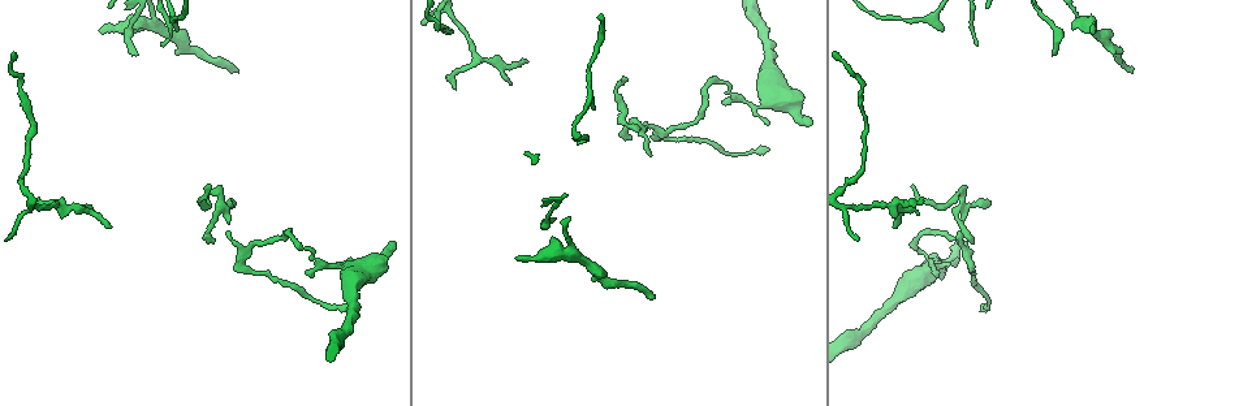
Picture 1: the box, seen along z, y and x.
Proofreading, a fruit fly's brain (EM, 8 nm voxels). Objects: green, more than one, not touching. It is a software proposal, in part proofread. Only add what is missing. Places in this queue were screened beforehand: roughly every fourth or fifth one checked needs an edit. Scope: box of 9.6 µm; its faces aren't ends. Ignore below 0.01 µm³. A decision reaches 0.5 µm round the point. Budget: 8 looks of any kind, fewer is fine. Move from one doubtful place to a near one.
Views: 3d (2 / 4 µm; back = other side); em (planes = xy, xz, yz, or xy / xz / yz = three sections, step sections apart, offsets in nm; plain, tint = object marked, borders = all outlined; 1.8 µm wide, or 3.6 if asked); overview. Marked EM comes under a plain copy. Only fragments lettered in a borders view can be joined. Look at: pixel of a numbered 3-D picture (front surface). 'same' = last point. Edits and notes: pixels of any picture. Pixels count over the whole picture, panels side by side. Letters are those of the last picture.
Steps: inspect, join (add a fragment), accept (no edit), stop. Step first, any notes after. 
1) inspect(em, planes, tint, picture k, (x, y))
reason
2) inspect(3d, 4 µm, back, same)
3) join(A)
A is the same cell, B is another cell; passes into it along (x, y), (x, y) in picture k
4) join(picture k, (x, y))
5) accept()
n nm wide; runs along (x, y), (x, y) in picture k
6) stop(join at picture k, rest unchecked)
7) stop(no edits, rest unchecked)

inspect(3d, 4 µm, picture 1, (454, 86))
an open end

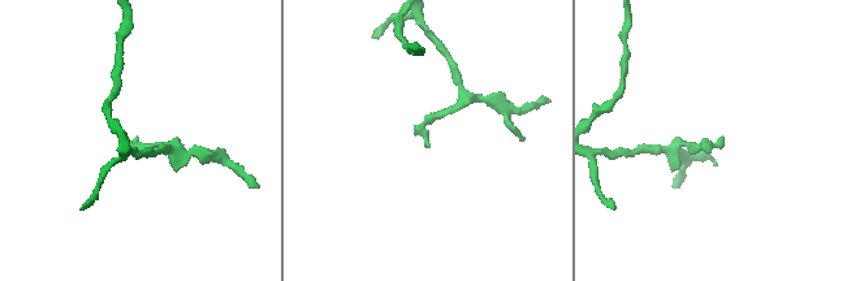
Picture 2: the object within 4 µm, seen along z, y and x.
inspect(em, xy, step 8, borders, picture 2, (723, 137))
now the EM

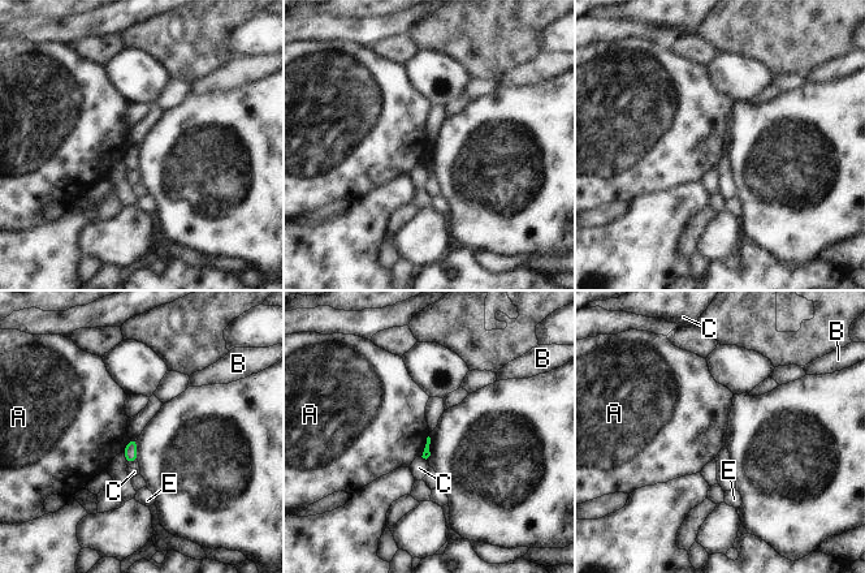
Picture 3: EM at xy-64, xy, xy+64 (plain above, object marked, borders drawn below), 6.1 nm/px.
inspect(em, yz, step 4, borders, same)

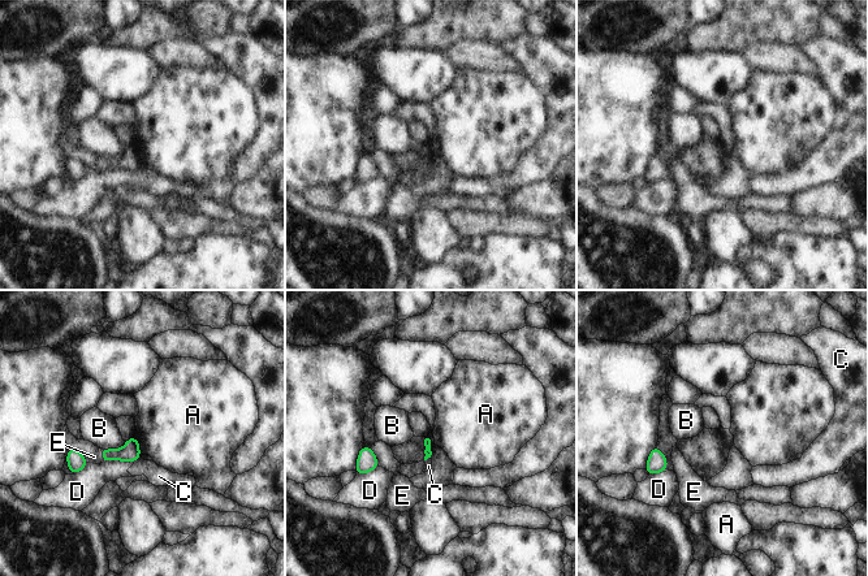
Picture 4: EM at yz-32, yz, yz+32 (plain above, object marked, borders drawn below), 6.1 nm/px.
accept()
A, B, C, D and E are other cells; border along (133, 436), (137, 438), (141, 455) in picture 4; no lettered fragment goes on from it

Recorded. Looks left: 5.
inspect(em, yz, step 16, tint, picture 1, (963, 204))
branch point

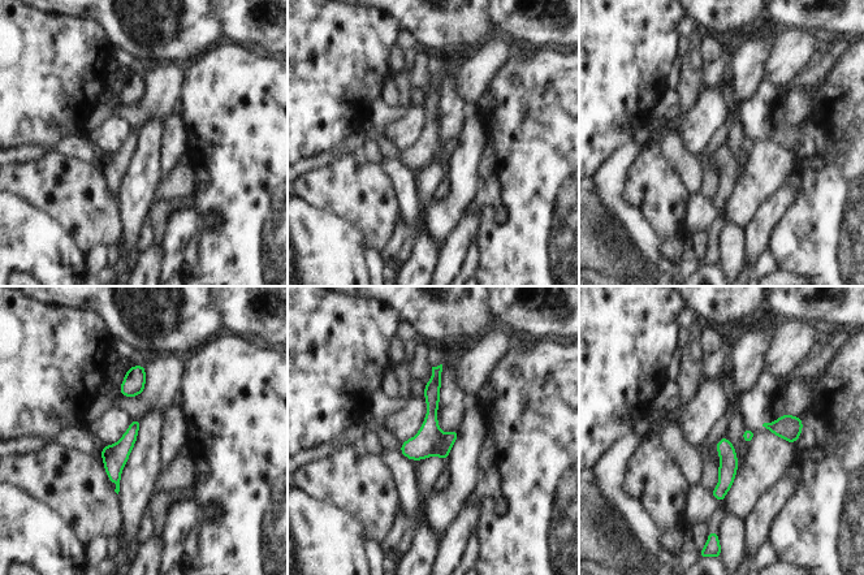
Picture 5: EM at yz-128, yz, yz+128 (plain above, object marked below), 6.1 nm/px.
inspect(em, xz, step 4, tint, same)
cut it another way

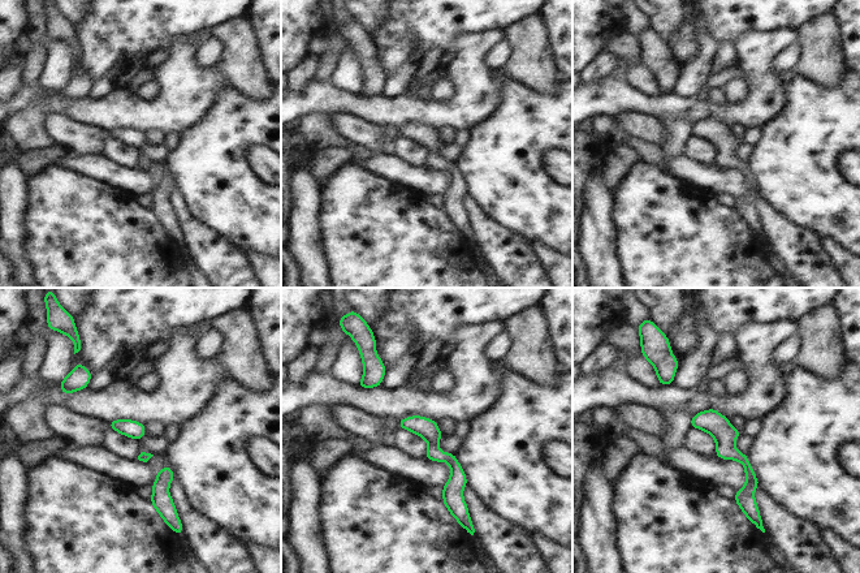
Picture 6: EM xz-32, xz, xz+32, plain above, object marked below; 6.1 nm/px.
inspect(em, xz, step 4, borders, same)

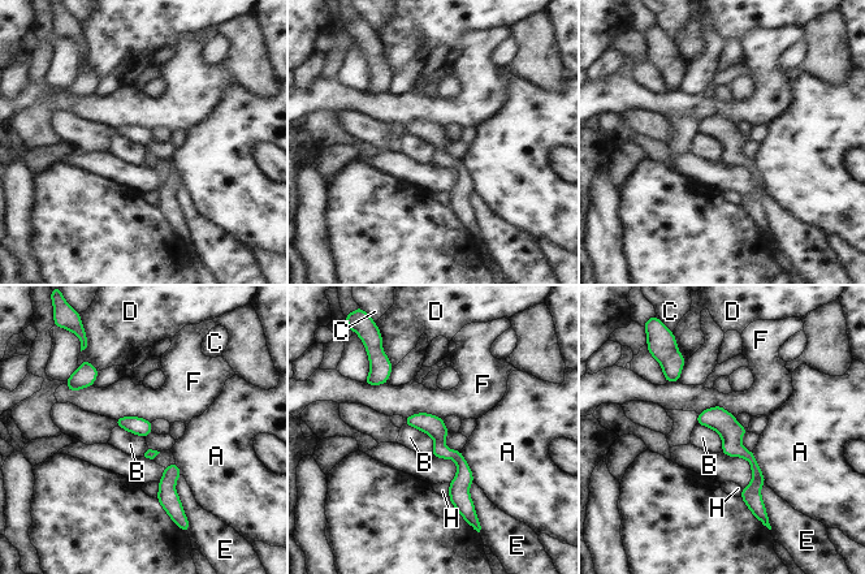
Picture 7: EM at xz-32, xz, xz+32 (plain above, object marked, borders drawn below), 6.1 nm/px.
accept()
A, B, C, D, E, F and H are other cells; border along (405, 423), (432, 439), (431, 454) in picture 7; none of them fits

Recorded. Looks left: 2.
inspect(em, planes, tint, picture 1, (154, 23))
sudden change in width

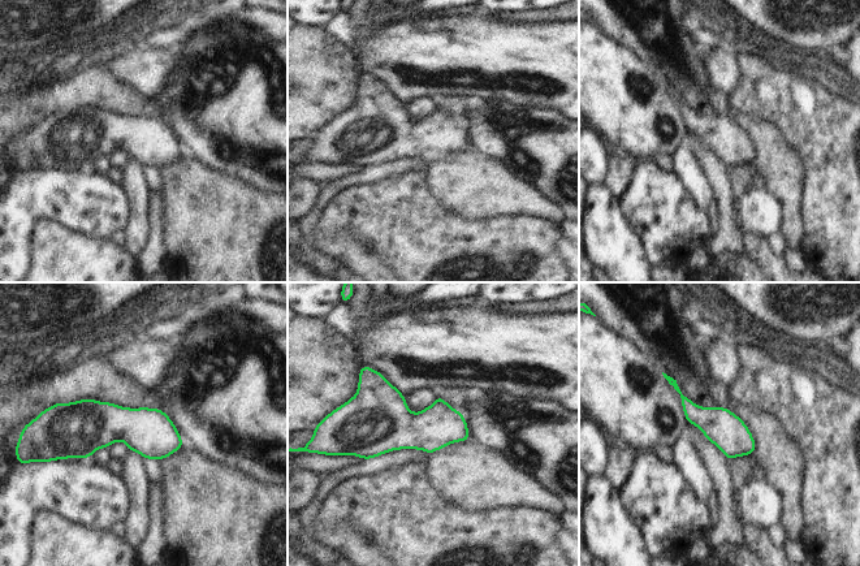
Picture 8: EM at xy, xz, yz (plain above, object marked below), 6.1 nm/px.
inspect(em, planes, borders, same)
what lies round it

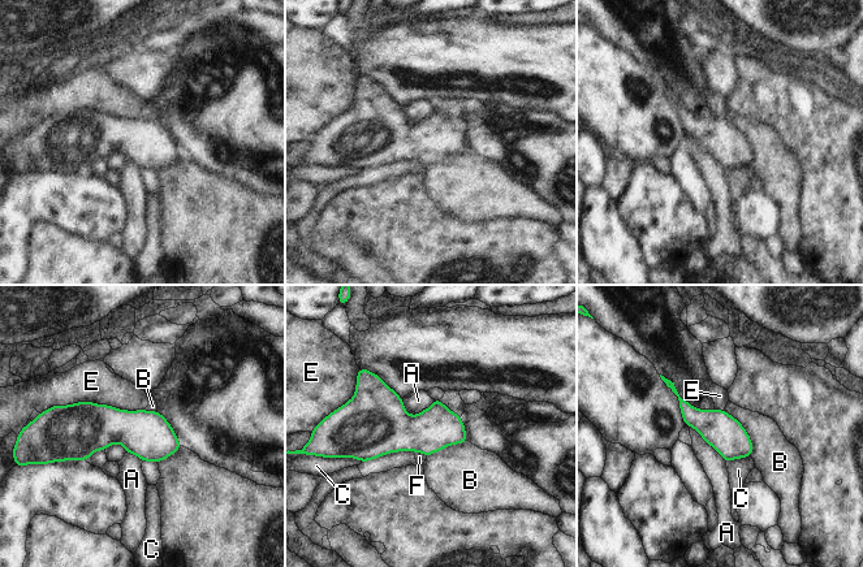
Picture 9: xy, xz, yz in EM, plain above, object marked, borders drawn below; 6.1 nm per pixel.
accept()
A, B, C, E and F are other cells; border along (724, 410), (746, 431), (751, 455) in picture 9; none of them fits

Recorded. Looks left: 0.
stop(no edits, rest unchecked)

